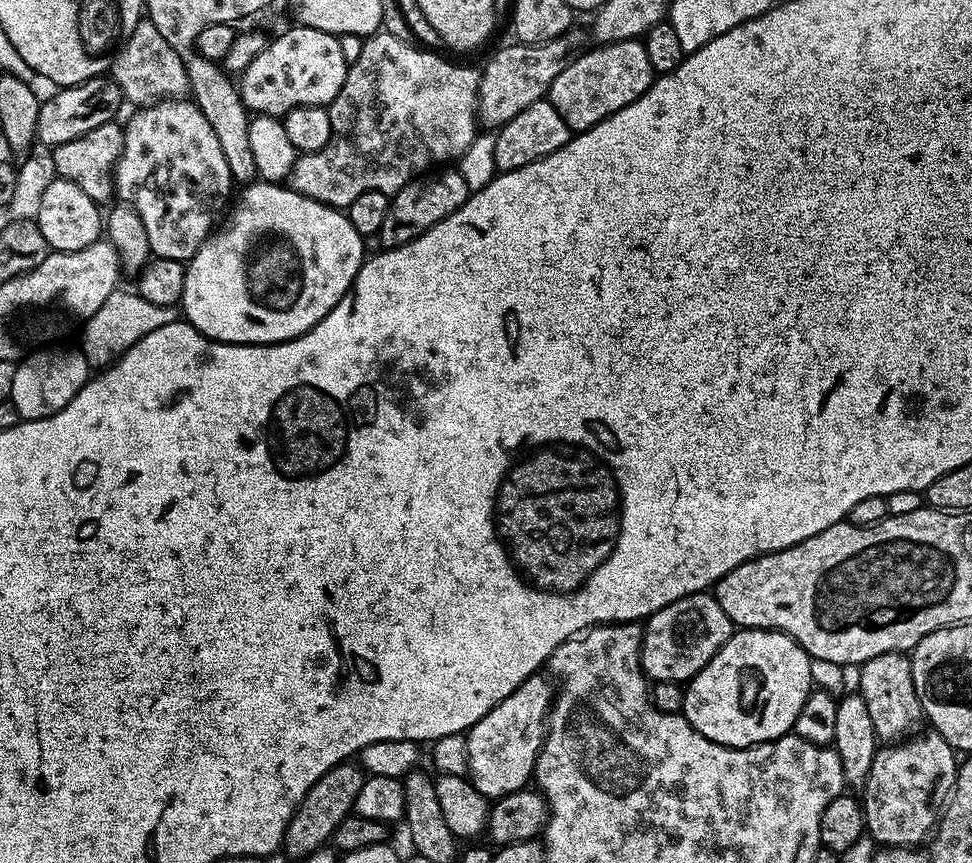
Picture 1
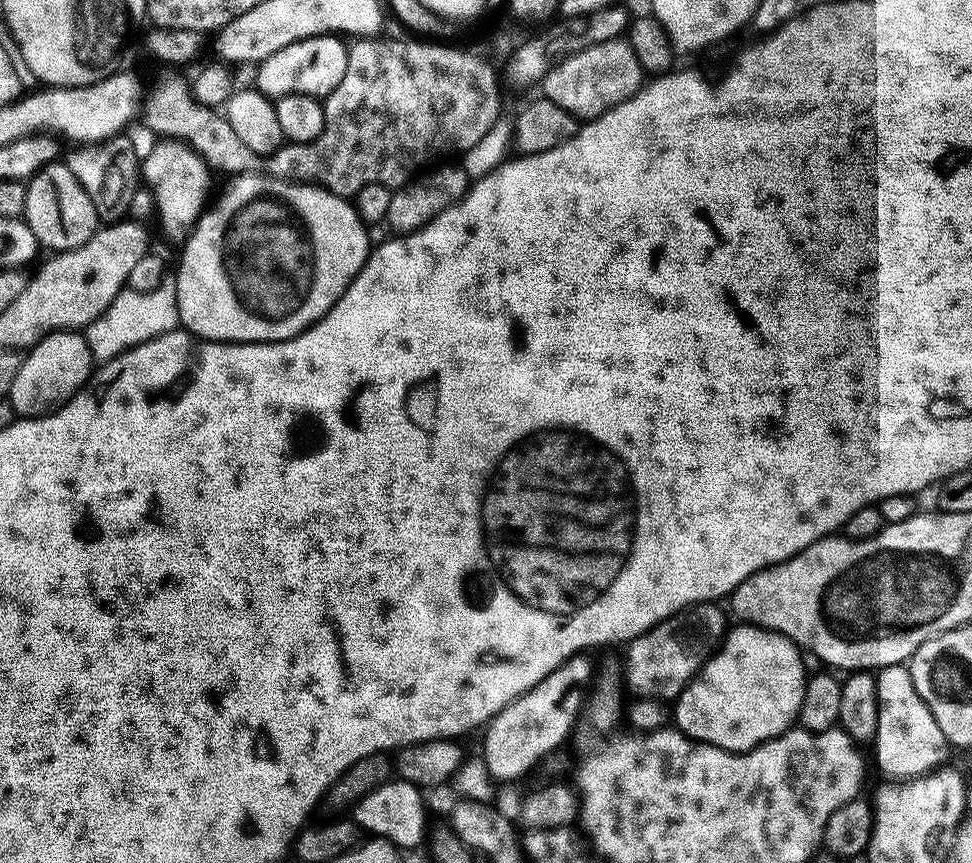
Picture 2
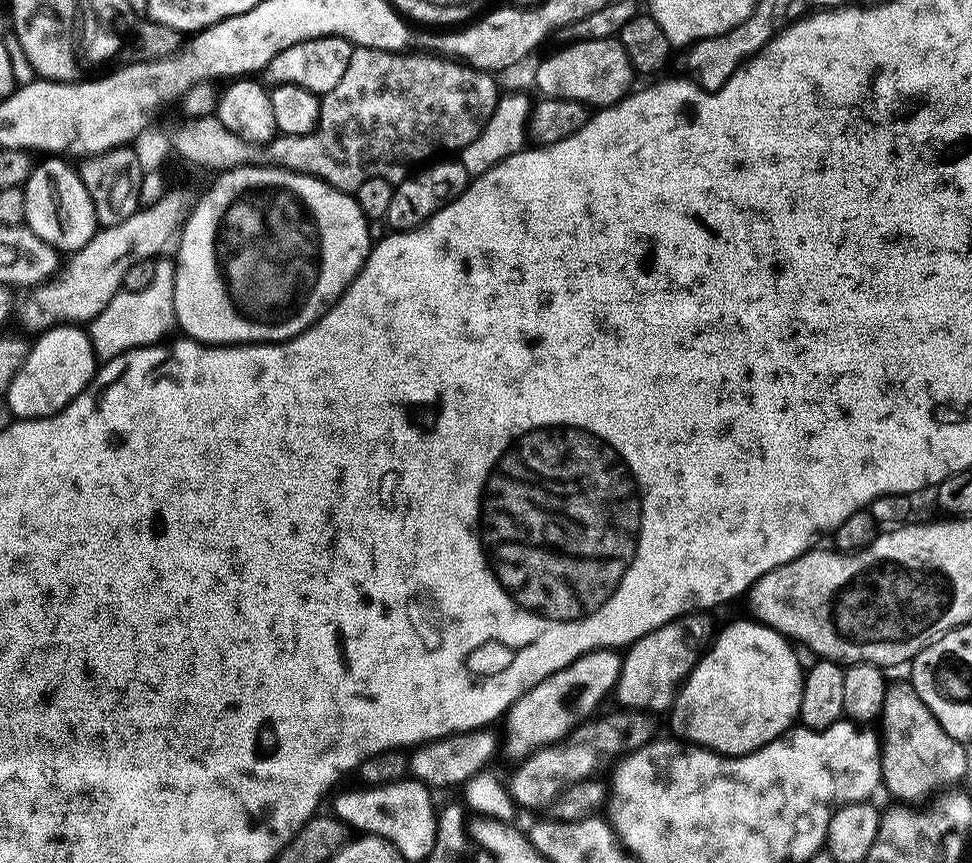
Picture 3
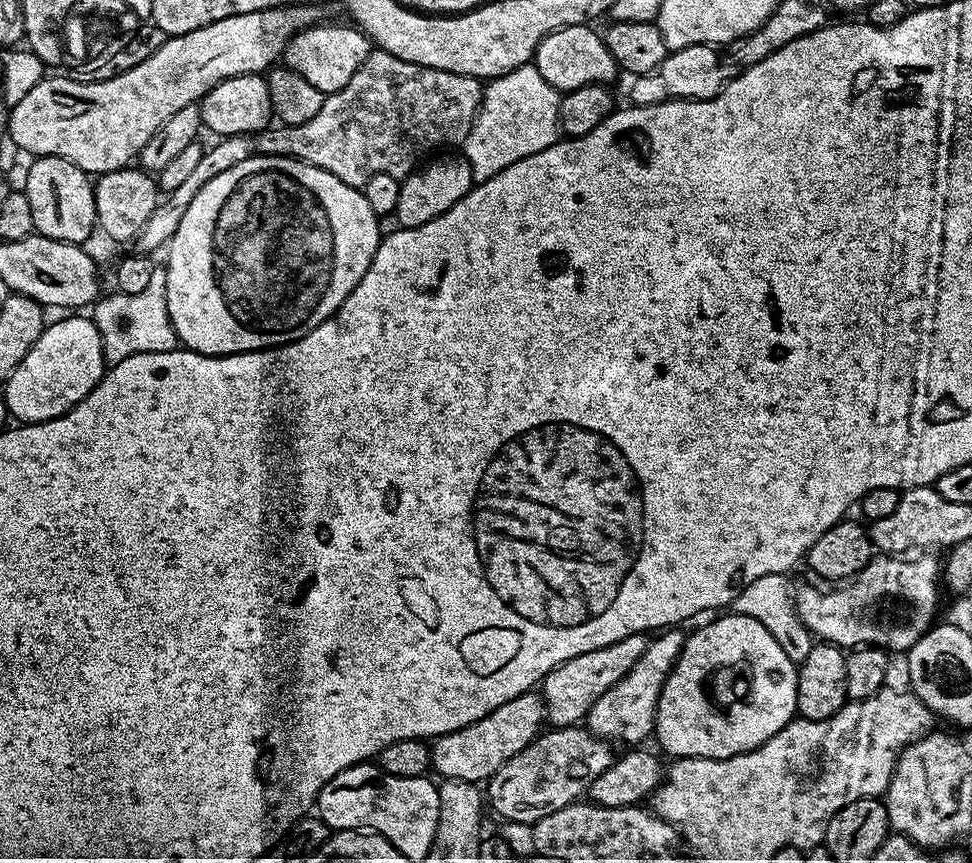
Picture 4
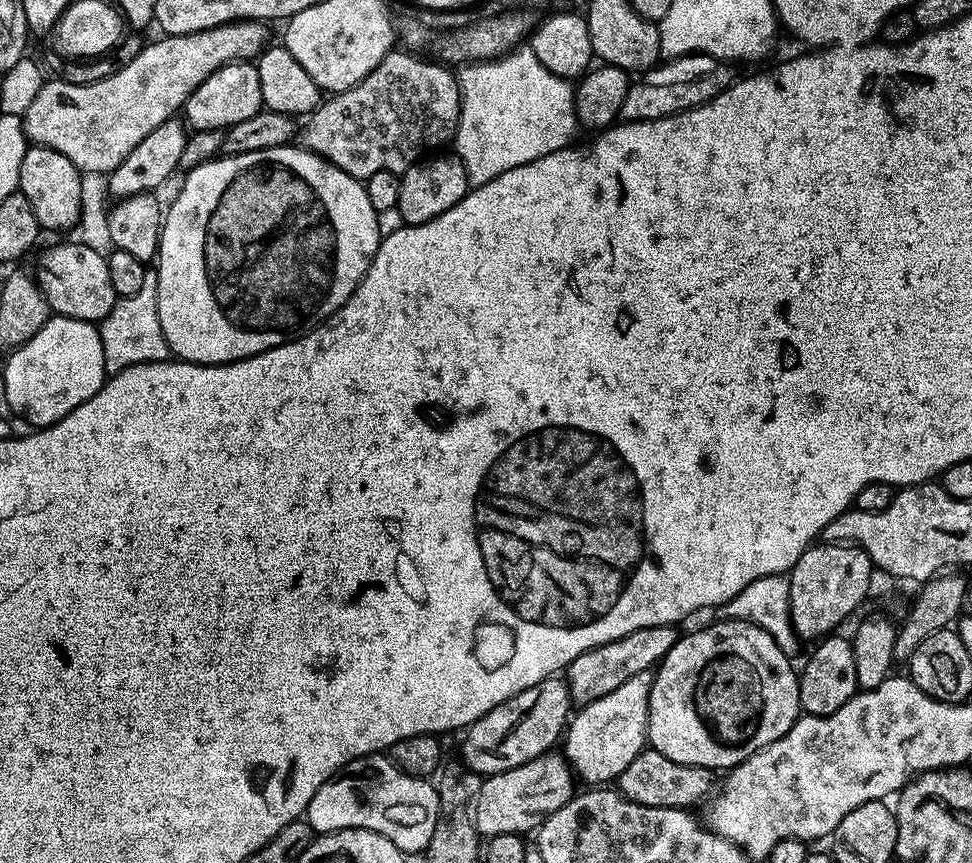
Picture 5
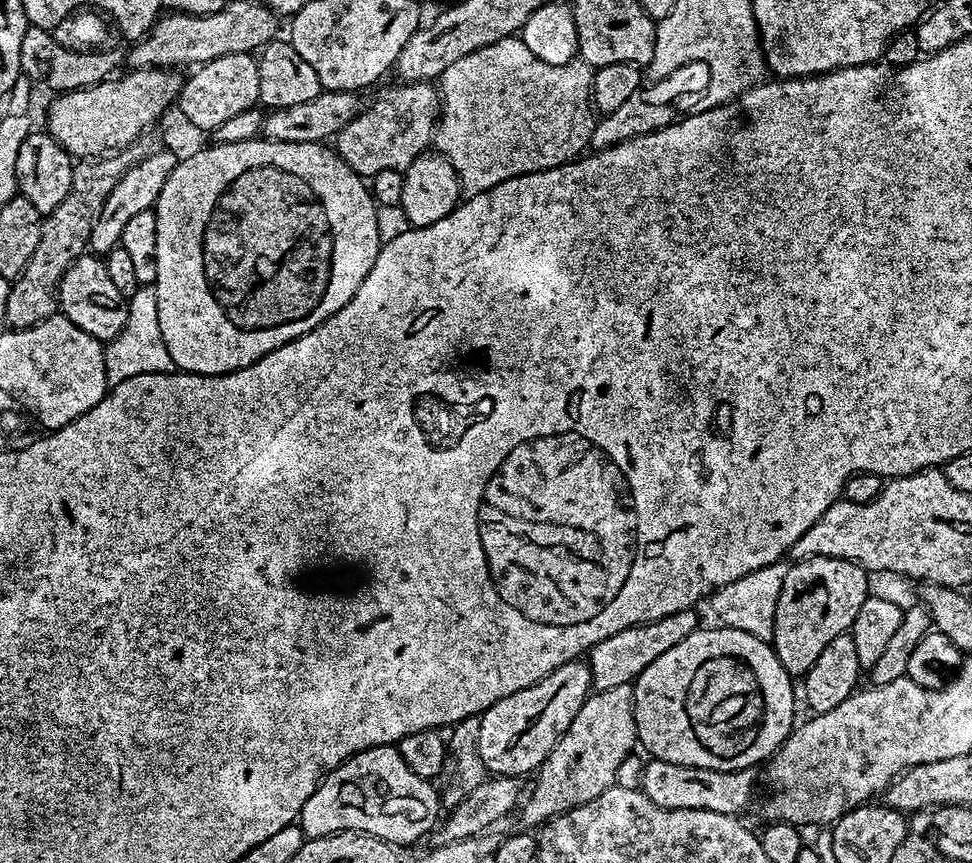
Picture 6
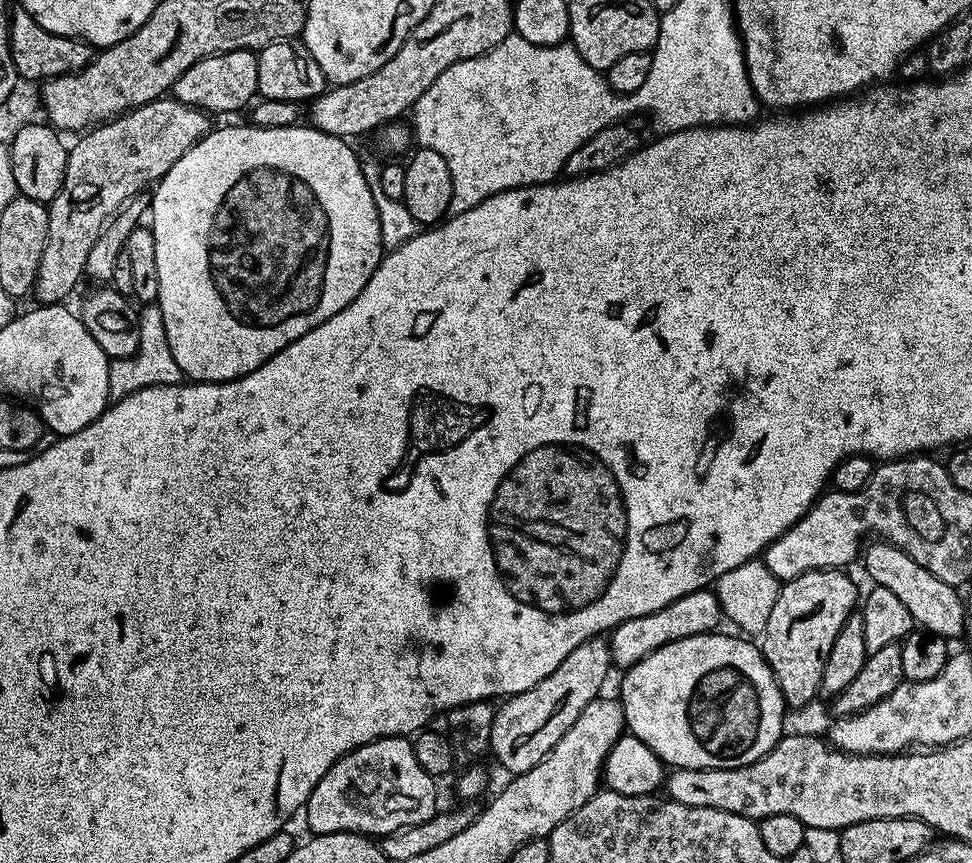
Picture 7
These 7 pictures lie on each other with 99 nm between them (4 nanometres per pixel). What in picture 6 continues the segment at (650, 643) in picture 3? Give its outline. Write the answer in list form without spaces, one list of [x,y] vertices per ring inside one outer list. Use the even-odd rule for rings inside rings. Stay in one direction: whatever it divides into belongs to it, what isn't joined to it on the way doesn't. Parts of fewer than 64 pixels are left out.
[[[632,684],[614,686],[614,690],[593,691],[582,710],[574,714],[574,722],[570,722],[566,734],[558,738],[554,750],[535,773],[536,785],[529,792],[527,789],[518,808],[518,817],[524,823],[521,825],[543,826],[558,814],[598,798],[602,790],[617,783],[618,766],[622,766],[627,756],[633,755],[637,744]]]

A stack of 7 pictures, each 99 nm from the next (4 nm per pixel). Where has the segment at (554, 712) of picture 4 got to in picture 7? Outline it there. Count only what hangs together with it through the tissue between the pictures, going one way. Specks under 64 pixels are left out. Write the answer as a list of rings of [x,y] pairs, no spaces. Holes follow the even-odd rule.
[[[708,588],[694,590],[670,602],[670,606],[662,606],[662,610],[654,610],[654,614],[642,614],[642,618],[630,618],[611,629],[607,641],[613,665],[620,670],[633,668],[635,664],[642,662],[642,658],[654,654],[670,642],[678,642],[682,638],[690,638],[703,632],[717,631],[721,627],[720,622],[722,623],[722,613],[715,591]]]

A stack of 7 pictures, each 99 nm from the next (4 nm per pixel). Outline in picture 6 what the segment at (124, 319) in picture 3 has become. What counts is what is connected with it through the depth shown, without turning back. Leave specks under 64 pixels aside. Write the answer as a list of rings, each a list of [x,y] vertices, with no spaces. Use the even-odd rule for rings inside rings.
[[[142,286],[132,296],[127,297],[128,313],[122,330],[103,345],[104,369],[109,385],[126,382],[126,378],[138,378],[138,374],[158,374],[173,371],[170,350],[162,342],[162,329],[158,326],[158,298],[152,286]]]

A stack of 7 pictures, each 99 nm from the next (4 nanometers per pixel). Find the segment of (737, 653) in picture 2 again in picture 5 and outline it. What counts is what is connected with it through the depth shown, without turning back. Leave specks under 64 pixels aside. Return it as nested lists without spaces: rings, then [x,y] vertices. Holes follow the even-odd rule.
[[[717,619],[717,624],[708,624],[705,628],[700,628],[697,632],[692,632],[689,636],[681,635],[676,644],[664,655],[658,667],[655,669],[650,686],[650,706],[648,707],[648,744],[654,750],[666,754],[679,764],[689,764],[699,768],[711,768],[713,770],[731,770],[736,764],[742,763],[746,758],[750,758],[758,750],[770,746],[770,742],[778,742],[790,729],[796,725],[796,721],[802,715],[800,706],[800,681],[797,669],[792,669],[793,661],[778,648],[774,638],[764,629],[748,621]]]

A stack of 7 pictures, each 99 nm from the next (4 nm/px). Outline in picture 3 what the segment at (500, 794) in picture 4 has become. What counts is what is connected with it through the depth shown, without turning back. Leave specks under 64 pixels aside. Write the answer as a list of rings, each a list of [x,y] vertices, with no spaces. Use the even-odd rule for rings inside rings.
[[[616,710],[613,716],[604,716],[601,720],[588,718],[576,725],[562,740],[547,744],[531,752],[515,765],[512,777],[507,777],[508,793],[512,796],[517,809],[547,809],[557,796],[561,796],[571,784],[597,775],[603,764],[611,765],[631,752],[637,752],[654,739],[652,732],[653,717],[635,713],[631,710]]]

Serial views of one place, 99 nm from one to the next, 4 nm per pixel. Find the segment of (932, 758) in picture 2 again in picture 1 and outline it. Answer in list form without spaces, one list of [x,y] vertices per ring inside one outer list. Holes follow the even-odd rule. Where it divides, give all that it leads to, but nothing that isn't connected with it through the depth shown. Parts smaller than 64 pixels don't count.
[[[887,652],[868,659],[864,664],[859,665],[858,672],[858,694],[866,702],[866,708],[870,714],[870,722],[874,722],[876,739],[880,742],[899,742],[911,737],[917,731],[916,723],[922,720],[923,712],[918,702],[916,691],[913,686],[912,661],[905,653]]]

